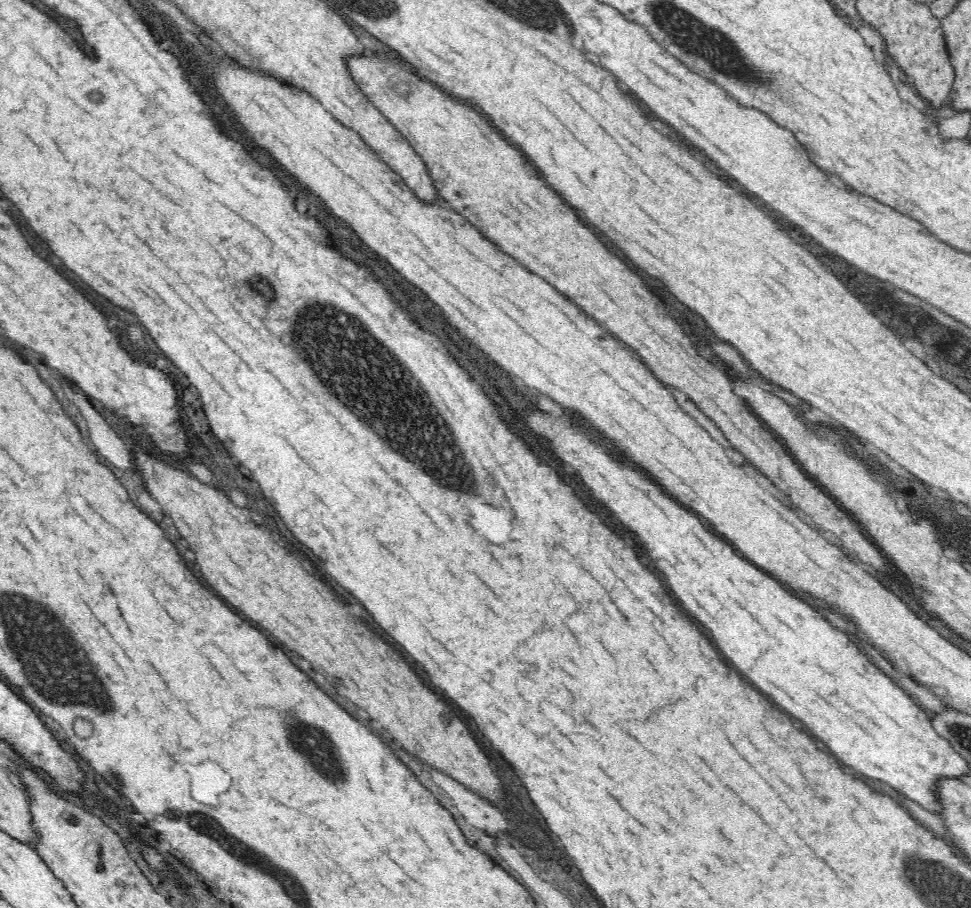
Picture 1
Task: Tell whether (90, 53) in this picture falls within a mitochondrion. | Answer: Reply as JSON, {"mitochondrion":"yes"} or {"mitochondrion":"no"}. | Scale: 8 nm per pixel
{"mitochondrion":"no"}

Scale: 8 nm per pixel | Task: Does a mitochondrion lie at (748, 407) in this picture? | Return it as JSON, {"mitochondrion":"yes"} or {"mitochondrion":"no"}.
{"mitochondrion":"no"}

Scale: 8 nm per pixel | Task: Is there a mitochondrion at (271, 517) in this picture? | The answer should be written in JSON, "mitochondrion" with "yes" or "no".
{"mitochondrion":"no"}

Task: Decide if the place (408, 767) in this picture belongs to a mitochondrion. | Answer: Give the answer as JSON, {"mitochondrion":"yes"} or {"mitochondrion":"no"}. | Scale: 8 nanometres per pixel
{"mitochondrion":"no"}

